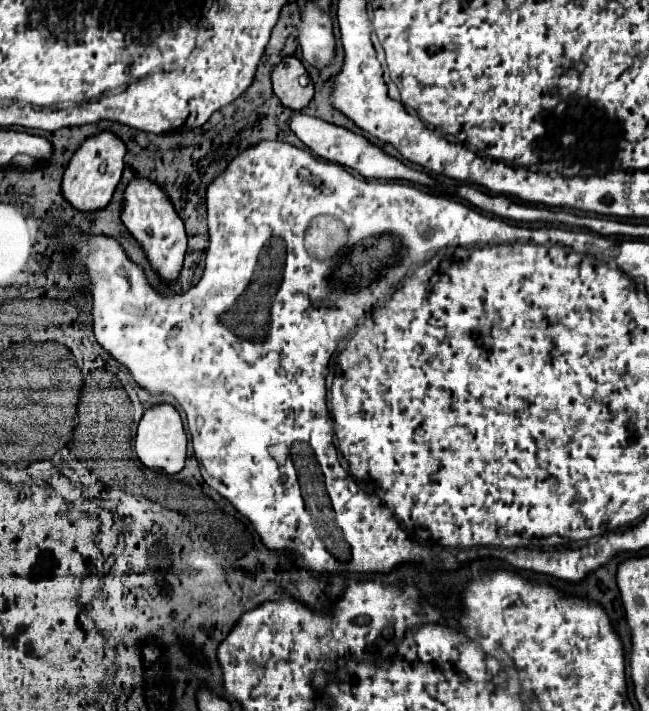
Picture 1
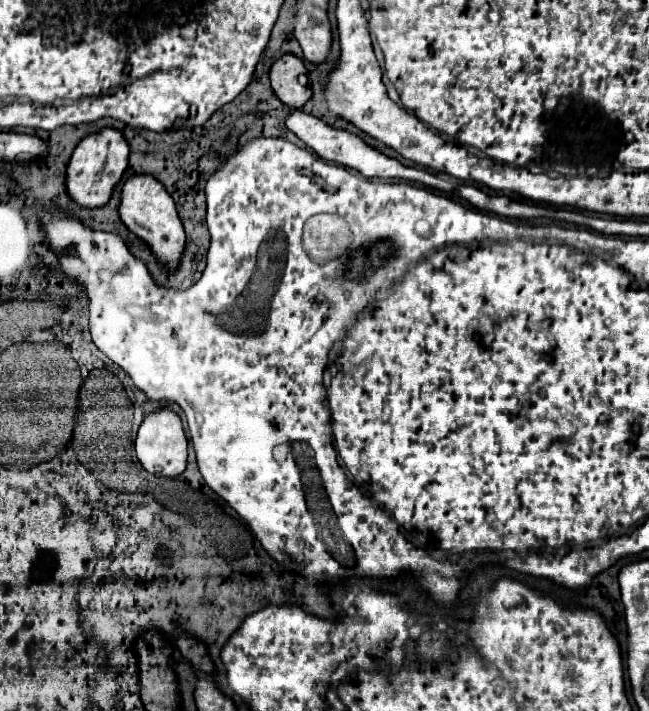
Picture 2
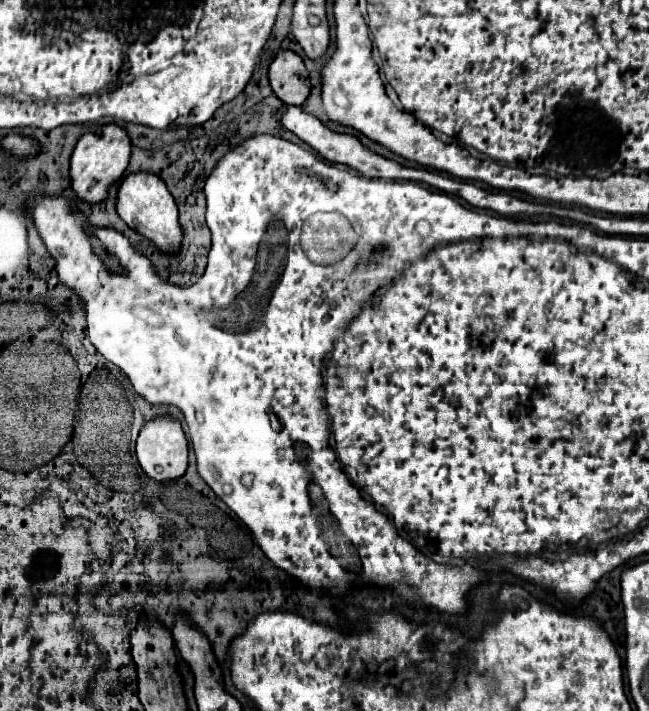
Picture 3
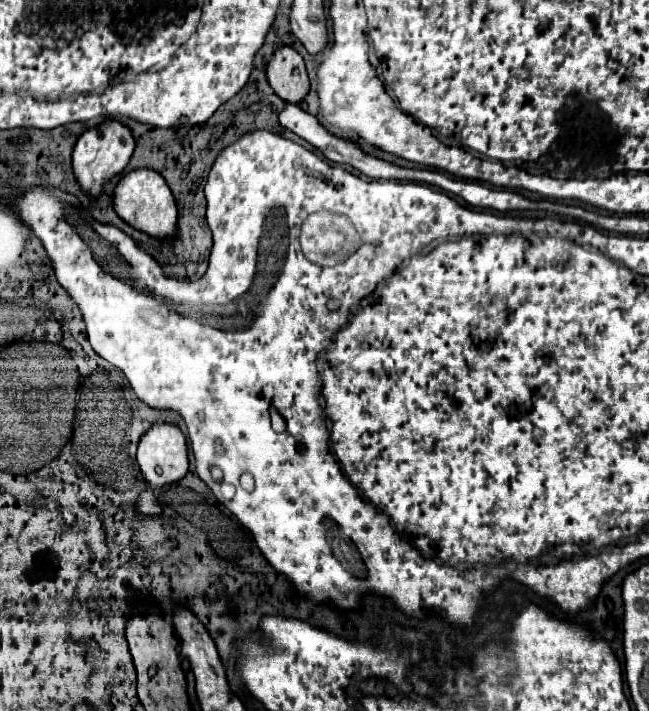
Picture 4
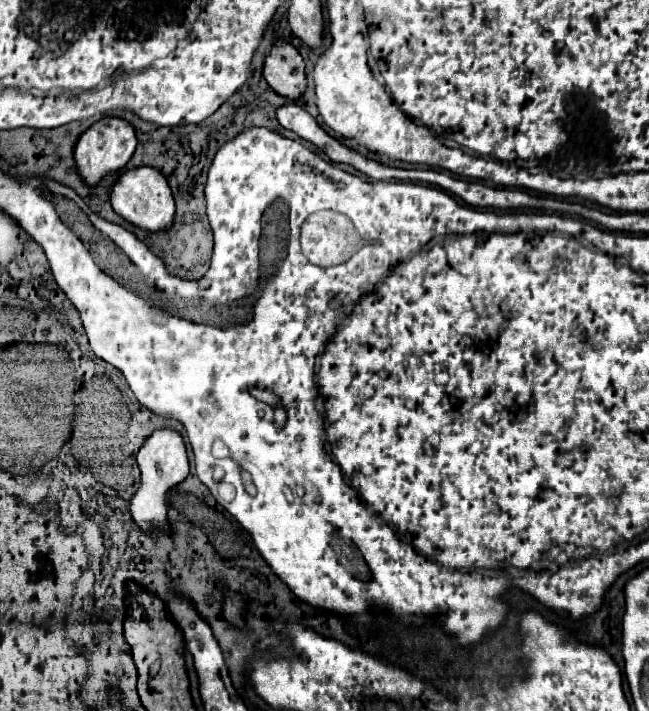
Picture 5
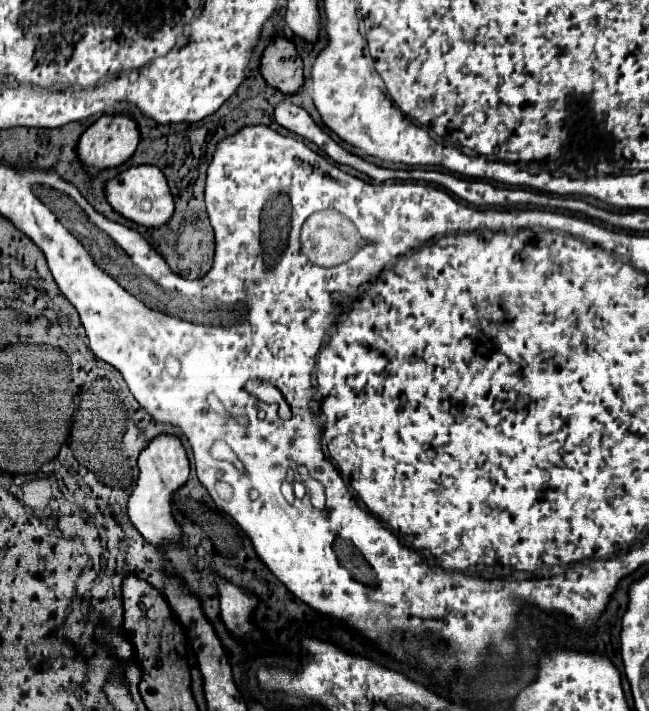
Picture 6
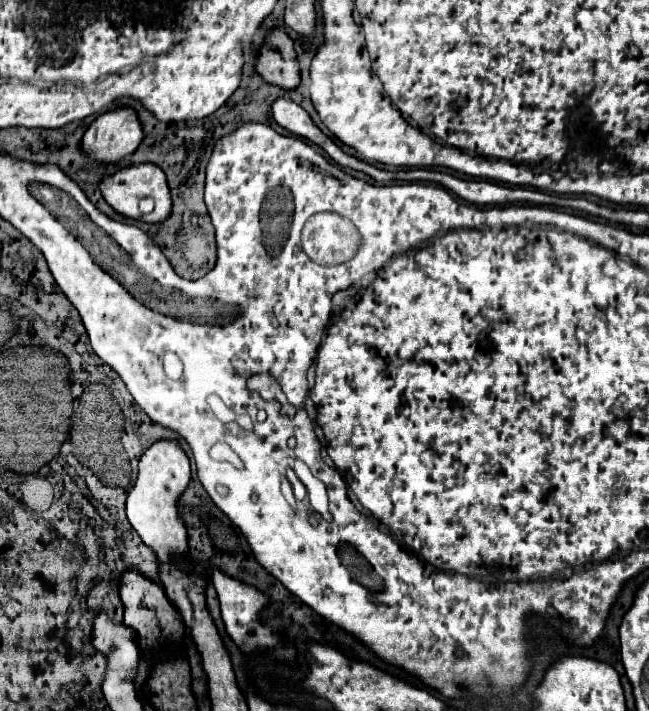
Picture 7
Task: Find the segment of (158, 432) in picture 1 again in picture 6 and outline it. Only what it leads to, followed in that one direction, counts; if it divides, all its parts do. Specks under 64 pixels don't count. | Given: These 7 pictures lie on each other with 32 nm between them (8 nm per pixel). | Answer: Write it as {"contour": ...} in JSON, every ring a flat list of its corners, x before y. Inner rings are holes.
{"contour":[[158,434,154,436,146,448,138,456,138,484,128,500,128,516,130,522,138,528,138,532,152,544,160,546,162,542,178,542,180,528,172,518,172,494,188,480,190,464,186,450,178,436,174,434]]}

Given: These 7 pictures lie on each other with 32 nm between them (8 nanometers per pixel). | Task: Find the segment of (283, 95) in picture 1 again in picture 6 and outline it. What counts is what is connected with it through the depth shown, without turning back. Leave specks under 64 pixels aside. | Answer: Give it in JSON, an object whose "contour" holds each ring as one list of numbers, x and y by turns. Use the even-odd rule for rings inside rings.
{"contour":[[278,36,264,50,260,74,272,88,280,90,282,94,296,94,304,86,302,68,302,60,294,44]]}

